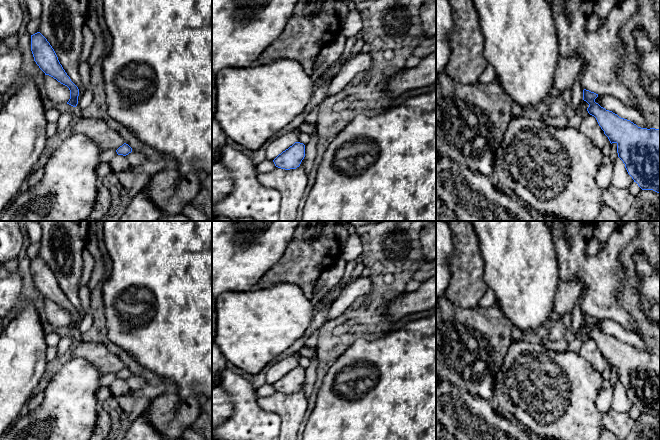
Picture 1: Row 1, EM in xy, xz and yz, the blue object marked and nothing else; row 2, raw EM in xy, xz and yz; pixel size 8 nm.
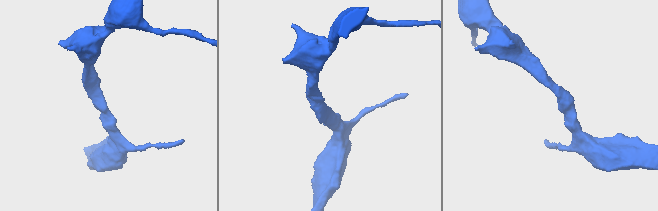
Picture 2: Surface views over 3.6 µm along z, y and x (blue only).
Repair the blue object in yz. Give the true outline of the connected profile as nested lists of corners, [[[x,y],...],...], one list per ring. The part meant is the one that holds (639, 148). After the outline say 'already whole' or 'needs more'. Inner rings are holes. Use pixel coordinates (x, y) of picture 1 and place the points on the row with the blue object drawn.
[[[583,90],[583,100],[589,104],[587,111],[594,116],[608,137],[610,143],[617,144],[618,157],[625,164],[628,174],[642,190],[653,190],[660,193],[660,128],[641,128],[630,120],[619,117],[595,102],[598,94]]]; already whole

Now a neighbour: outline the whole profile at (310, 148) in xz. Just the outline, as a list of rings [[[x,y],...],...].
[[[317,131],[310,134],[311,140],[305,145],[304,170],[308,174],[313,168],[313,164],[317,154]]]

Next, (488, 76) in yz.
[[[487,65],[482,74],[479,77],[479,82],[483,84],[488,84],[495,82],[494,68],[491,65]]]

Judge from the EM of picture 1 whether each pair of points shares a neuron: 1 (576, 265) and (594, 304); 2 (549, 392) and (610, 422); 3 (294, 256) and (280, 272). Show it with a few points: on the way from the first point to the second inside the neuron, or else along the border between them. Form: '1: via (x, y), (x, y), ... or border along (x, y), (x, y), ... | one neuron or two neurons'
1: via (586, 275), (595, 284), (595, 294) | one neuron
2: via (564, 407), (579, 422), (595, 422) | one neuron
3: via (292, 260), (284, 268) | one neuron

